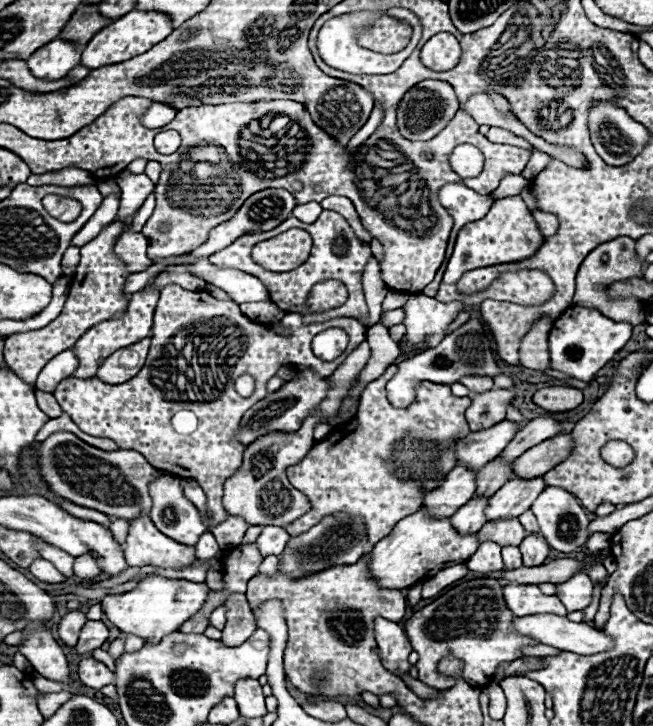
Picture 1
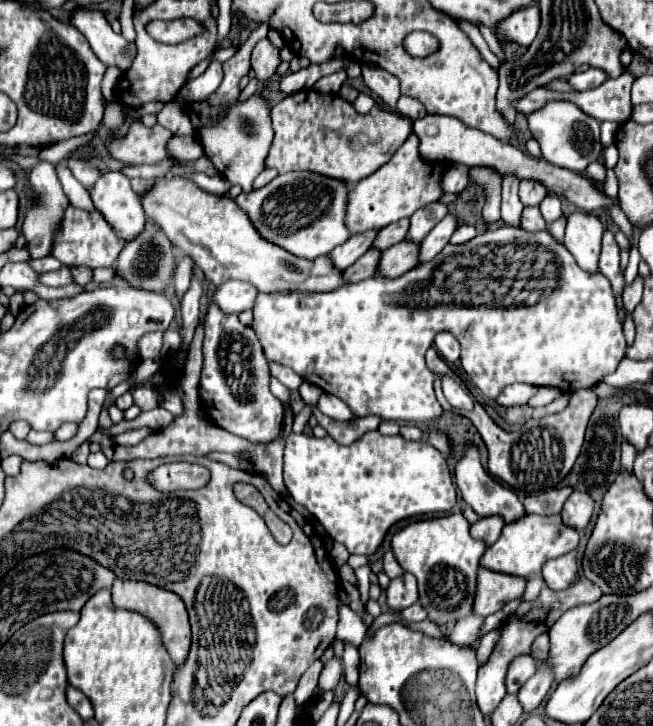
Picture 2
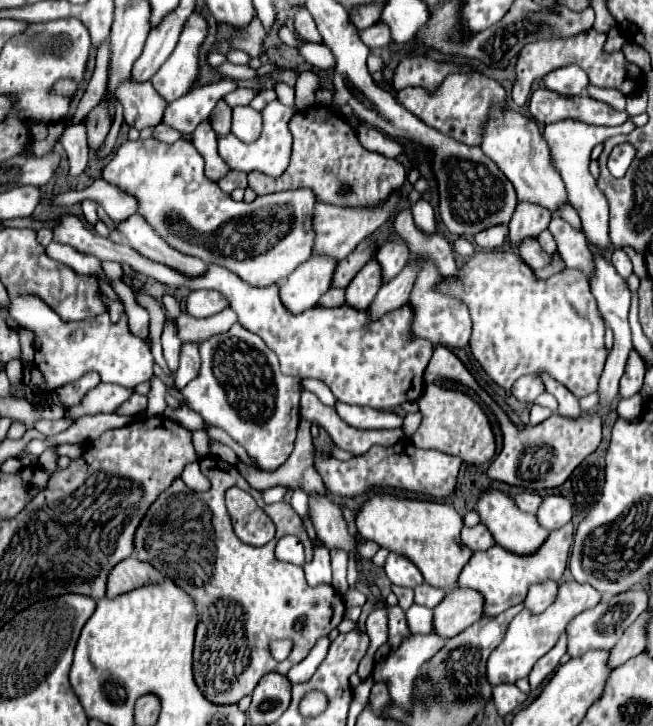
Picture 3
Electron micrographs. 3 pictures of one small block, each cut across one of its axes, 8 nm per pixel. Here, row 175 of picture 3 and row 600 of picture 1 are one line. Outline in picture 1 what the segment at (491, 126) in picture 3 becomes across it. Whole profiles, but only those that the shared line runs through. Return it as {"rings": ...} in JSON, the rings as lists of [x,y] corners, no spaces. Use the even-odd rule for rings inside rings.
{"rings":[[[508,584],[502,588],[506,606],[514,616],[530,614],[558,614],[566,616],[564,604],[556,596],[546,596],[536,584]]]}

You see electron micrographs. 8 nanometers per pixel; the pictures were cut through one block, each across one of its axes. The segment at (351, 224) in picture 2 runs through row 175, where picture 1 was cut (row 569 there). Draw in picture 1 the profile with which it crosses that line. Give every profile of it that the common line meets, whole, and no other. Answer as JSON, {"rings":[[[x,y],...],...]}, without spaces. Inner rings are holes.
{"rings":[[[418,510],[402,518],[386,538],[372,546],[372,574],[384,588],[404,590],[444,568],[464,564],[478,550],[478,544],[476,534],[458,534],[450,518],[434,518],[428,510]]]}

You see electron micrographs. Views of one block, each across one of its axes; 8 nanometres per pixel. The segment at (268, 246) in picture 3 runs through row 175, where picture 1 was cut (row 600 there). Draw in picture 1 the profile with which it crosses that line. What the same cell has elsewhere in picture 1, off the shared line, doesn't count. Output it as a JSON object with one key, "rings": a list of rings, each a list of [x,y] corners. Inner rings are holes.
{"rings":[[[148,576],[136,584],[134,590],[124,594],[110,594],[104,596],[102,610],[106,612],[108,620],[118,626],[122,632],[142,636],[150,644],[158,644],[162,636],[176,632],[188,618],[192,618],[204,604],[208,594],[206,584],[196,584],[188,580],[174,580],[162,576]]]}

